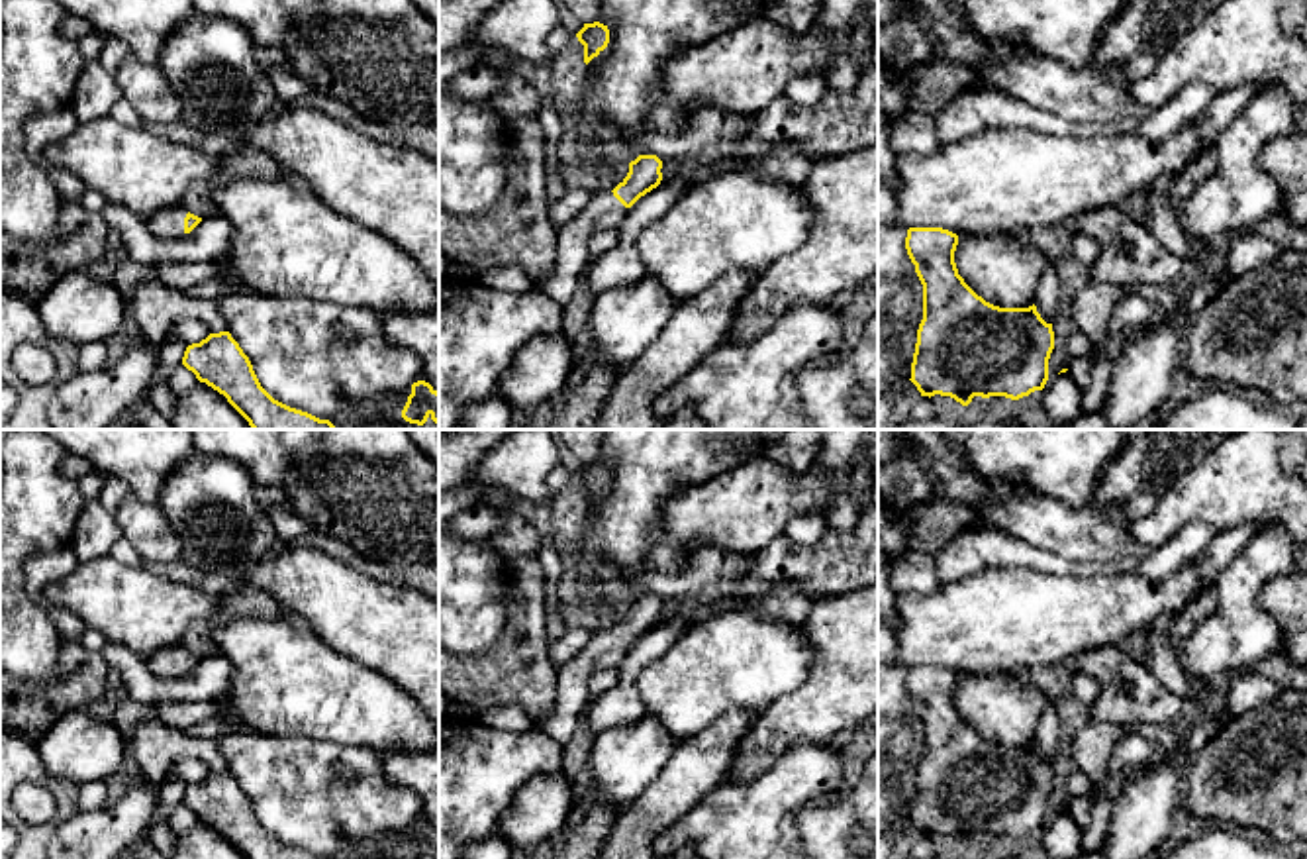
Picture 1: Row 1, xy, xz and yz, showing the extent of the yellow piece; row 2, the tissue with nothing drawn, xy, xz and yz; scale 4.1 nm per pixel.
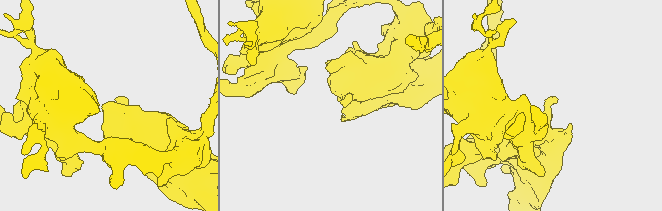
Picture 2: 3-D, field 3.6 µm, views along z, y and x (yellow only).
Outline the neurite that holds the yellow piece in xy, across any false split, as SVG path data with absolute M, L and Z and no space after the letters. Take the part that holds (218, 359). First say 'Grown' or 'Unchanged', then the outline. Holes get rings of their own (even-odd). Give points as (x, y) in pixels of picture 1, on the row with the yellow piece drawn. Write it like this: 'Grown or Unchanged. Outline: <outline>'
Unchanged. Outline: M229 331L210 333L186 347L182 365L249 422L253 430L337 430L329 420L274 400L259 382L249 357Z

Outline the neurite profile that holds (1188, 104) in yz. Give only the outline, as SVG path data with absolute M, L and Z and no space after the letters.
M1203 82L1186 84L1164 106L1150 110L1138 124L1138 133L1146 139L1164 139L1184 126L1199 120L1211 106L1215 90Z

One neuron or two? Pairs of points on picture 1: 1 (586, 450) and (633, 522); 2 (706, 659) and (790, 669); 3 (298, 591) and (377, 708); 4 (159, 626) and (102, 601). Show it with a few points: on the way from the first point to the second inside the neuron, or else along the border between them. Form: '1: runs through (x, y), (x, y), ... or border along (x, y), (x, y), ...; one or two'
1: border along (602, 450), (596, 459); two
2: runs through (727, 659), (769, 659); one
3: border along (304, 622), (334, 650), (381, 673); two
4: runs through (145, 612), (116, 601); one

